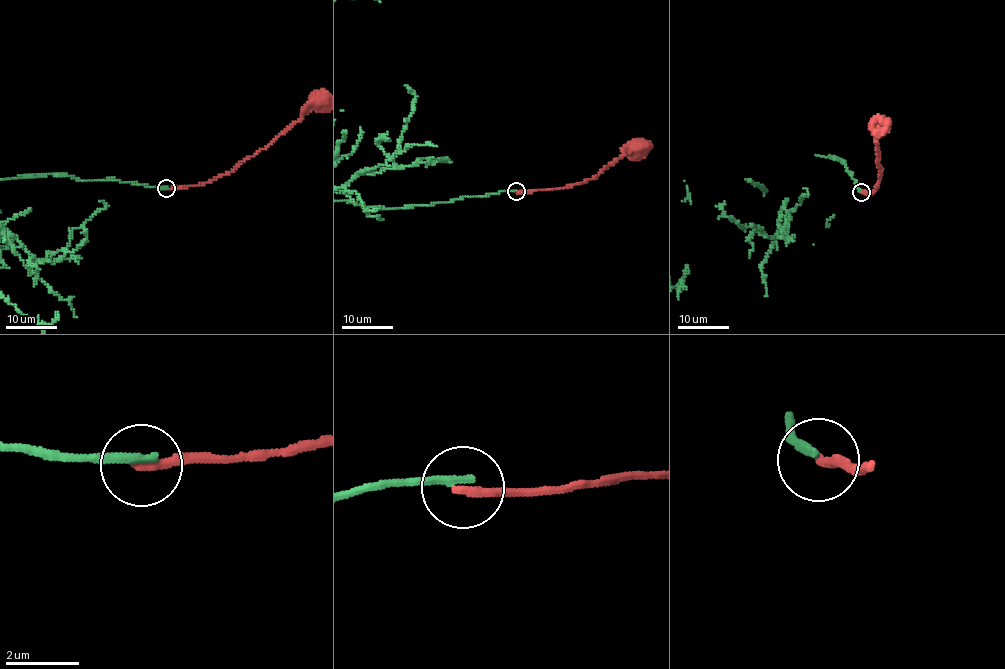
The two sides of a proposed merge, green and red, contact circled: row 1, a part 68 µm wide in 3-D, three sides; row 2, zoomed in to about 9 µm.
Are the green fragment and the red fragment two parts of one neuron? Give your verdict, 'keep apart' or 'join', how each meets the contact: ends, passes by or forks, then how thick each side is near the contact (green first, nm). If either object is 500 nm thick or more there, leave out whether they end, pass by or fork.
keep apart | green ends | red ends | 260/260 nm

